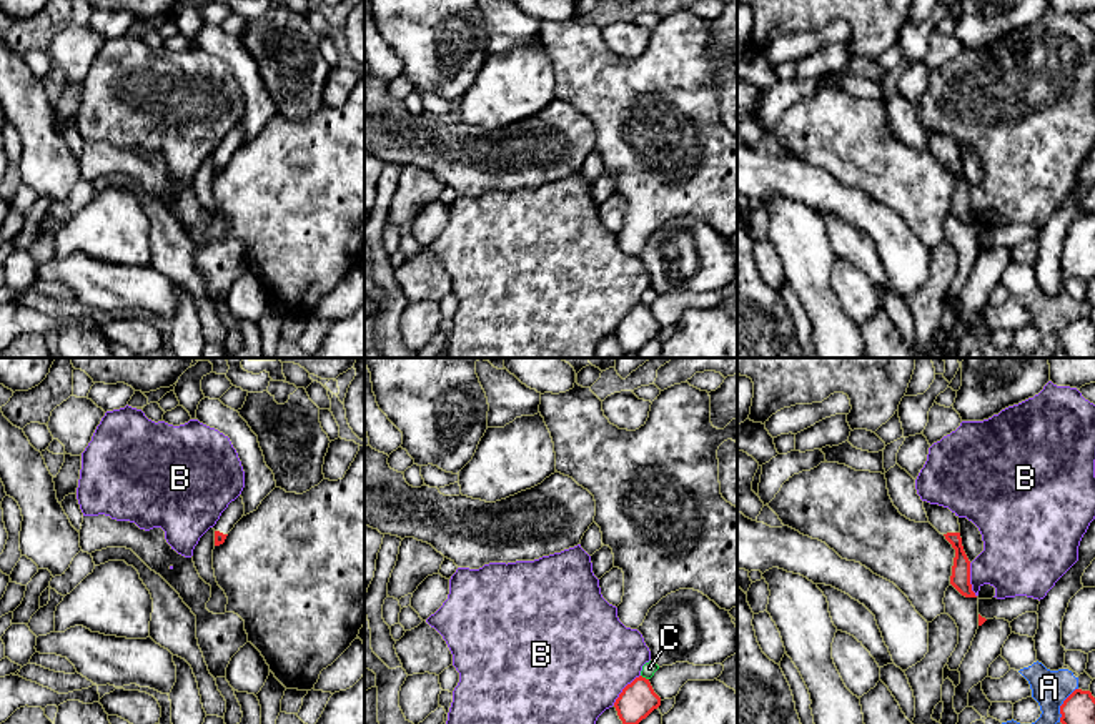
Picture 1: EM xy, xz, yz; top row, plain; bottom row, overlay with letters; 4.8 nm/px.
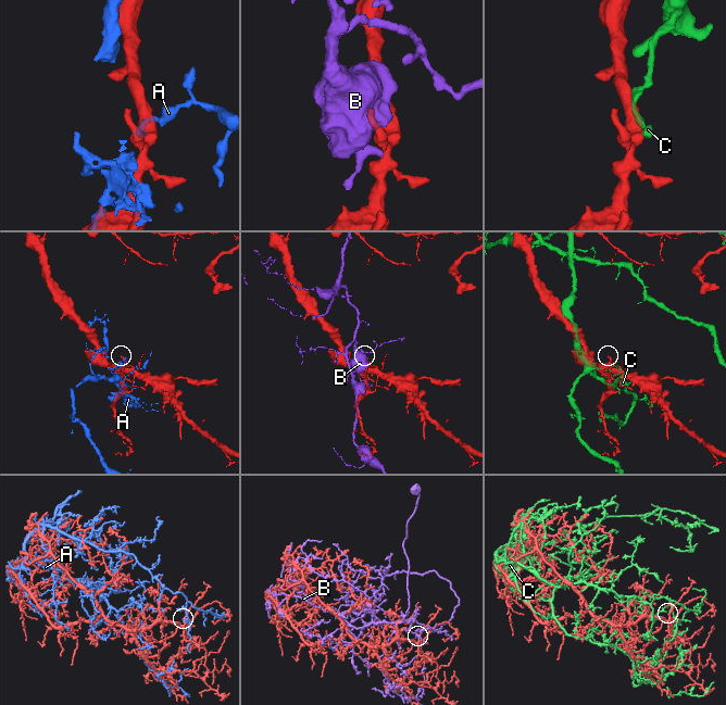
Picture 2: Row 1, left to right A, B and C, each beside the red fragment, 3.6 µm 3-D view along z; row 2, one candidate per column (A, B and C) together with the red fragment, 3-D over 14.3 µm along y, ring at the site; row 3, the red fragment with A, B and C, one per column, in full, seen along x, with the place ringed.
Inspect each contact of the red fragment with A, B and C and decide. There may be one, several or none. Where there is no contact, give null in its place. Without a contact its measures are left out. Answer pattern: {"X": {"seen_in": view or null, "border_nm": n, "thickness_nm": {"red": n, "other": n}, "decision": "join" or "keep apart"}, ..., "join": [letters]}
{"A": {"seen_in": "yz", "border_nm": 190, "thickness_nm": {"red": 160, "other": 180}, "decision": "keep apart"}, "B": {"seen_in": "xz", "border_nm": 200, "thickness_nm": {"red": 180, "other": 500}, "decision": "keep apart"}, "C": {"seen_in": "xz", "border_nm": 50, "thickness_nm": {"red": 180, "other": 70}, "decision": "keep apart"}, "join": []}

